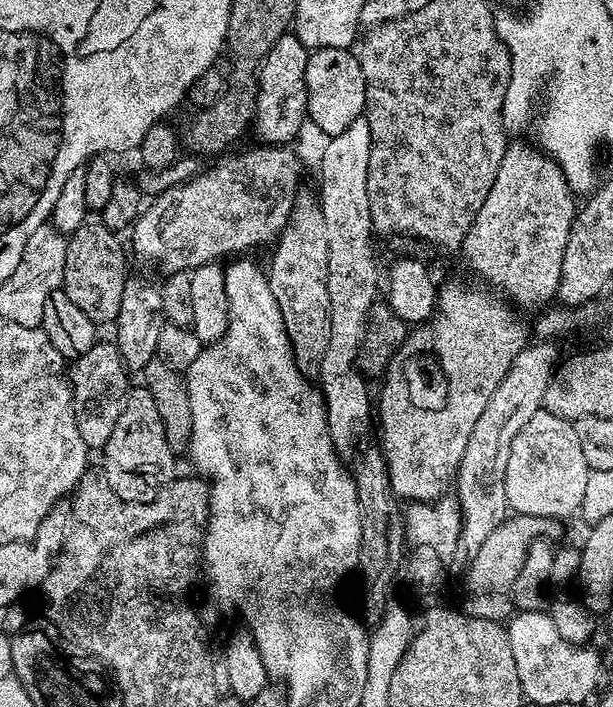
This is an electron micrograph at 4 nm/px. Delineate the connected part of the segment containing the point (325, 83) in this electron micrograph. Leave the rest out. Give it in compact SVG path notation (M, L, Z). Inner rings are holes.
M317 48L309 55L306 62L306 90L308 91L308 115L307 119L316 123L320 132L325 132L325 137L331 138L342 134L350 122L354 122L359 116L364 115L364 103L366 102L366 82L362 78L362 66L360 57L355 51L347 48Z

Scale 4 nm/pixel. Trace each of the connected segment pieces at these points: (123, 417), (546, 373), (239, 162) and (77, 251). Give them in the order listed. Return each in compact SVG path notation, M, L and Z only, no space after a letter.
M129 387L124 403L120 405L118 422L114 422L114 434L110 434L102 456L104 477L123 501L135 504L152 501L171 477L170 472L176 468L177 453L167 442L162 418L146 387Z
M552 342L529 343L518 358L506 370L506 378L498 382L494 398L486 402L486 410L474 422L474 434L466 442L462 462L454 477L455 499L460 505L460 535L469 546L480 544L503 520L508 519L510 509L506 496L506 466L510 448L522 426L530 421L544 406L546 386L558 367L556 348Z
M256 147L260 148L238 156L225 155L213 168L205 167L192 180L155 197L130 229L133 250L144 260L164 260L176 240L188 239L192 240L191 263L197 265L215 261L227 252L248 254L259 244L271 245L292 213L300 164L291 147Z
M86 222L77 232L68 236L66 246L66 270L62 291L86 318L98 326L111 325L119 313L122 304L124 274L124 248L120 245L121 237L111 232L102 222Z

